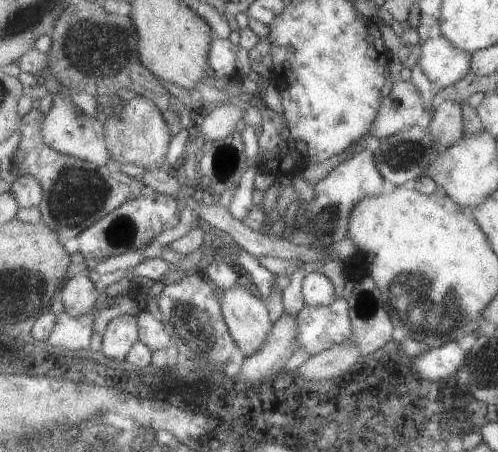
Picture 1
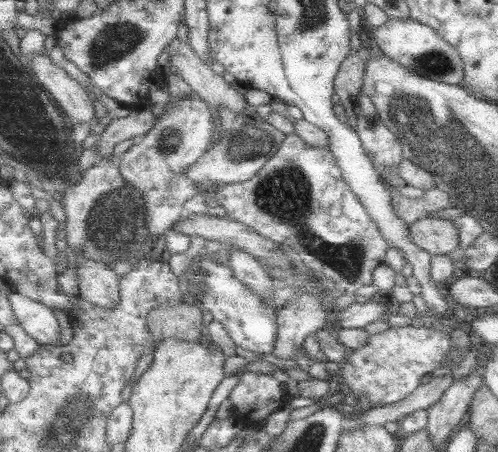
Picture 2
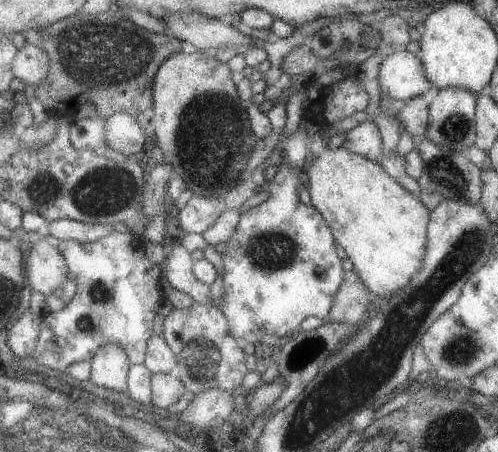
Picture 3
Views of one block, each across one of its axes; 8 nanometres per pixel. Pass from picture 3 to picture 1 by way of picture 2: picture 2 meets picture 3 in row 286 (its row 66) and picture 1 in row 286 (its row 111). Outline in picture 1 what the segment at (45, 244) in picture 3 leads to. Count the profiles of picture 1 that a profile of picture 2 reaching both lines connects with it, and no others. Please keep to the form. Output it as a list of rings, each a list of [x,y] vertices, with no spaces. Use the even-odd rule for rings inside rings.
[[[85,270],[63,284],[57,298],[63,302],[65,312],[79,318],[83,314],[89,314],[97,306],[103,292],[99,292],[93,282],[95,282],[95,276],[89,270]]]

